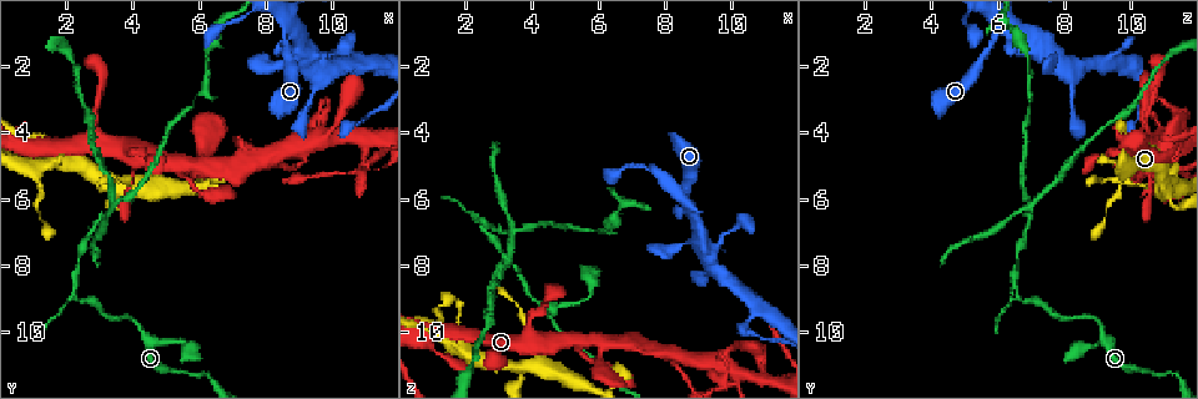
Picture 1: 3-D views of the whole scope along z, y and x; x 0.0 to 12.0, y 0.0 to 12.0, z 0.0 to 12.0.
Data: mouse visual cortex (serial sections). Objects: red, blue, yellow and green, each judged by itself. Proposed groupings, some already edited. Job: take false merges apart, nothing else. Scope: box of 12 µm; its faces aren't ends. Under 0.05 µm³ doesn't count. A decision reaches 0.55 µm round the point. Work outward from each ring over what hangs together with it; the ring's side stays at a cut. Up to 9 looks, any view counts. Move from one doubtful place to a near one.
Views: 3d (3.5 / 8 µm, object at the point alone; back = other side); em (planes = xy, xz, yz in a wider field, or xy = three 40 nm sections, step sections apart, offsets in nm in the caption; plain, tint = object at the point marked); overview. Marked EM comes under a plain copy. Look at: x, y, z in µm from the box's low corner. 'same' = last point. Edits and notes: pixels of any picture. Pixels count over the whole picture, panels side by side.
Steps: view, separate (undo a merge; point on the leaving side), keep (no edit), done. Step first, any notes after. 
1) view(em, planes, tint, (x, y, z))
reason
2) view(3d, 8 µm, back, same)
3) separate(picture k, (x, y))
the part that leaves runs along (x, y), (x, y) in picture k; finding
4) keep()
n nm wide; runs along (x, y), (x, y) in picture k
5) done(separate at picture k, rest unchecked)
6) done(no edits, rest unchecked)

view(3d, 3.5 µm, (8.6, 0.9, 6.2))

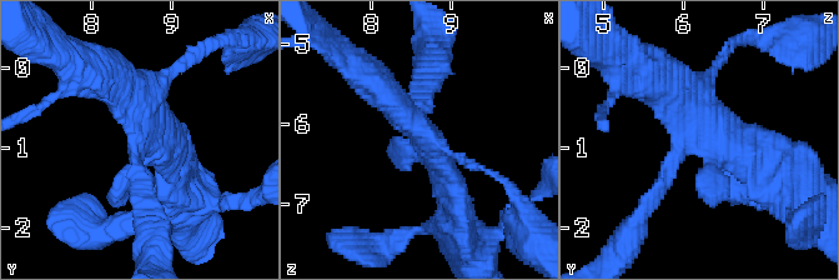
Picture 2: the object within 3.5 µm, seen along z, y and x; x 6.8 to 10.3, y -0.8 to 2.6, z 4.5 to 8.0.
view(em, xy, step 3, tint, (8.65, 0.90, 6.10))

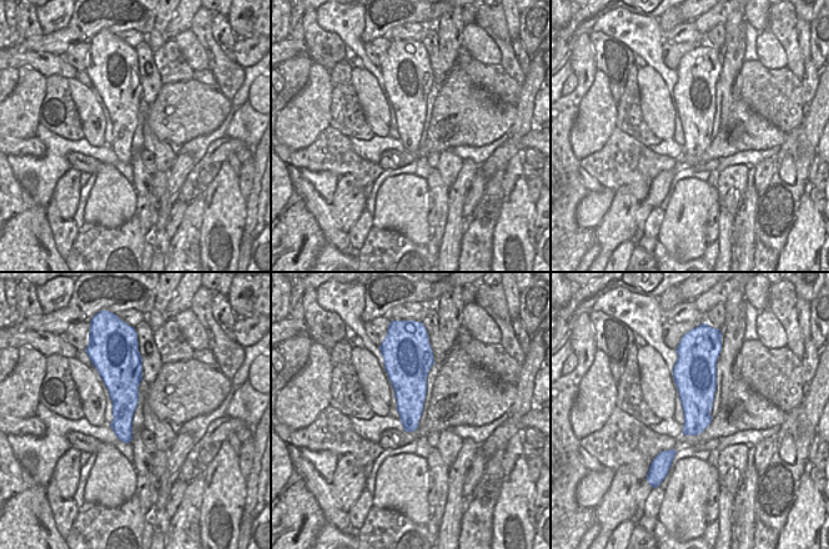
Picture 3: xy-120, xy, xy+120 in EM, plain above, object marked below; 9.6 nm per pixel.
keep()
320 nm wide; runs along (646, 208), (694, 135), (754, 158) in picture 2; all the same cell

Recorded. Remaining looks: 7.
view(3d, 3.5 µm, (9.6, 2.1, 8.2))
calibre changes

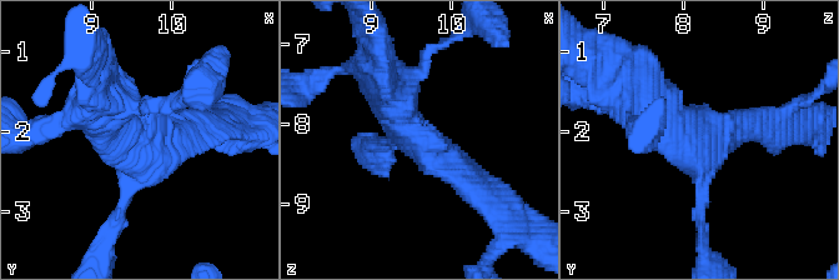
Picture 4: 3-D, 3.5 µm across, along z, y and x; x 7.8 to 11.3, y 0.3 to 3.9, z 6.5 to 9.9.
view(em, planes, tint, (9.55, 2.10, 8.20))
3 arms; arms of 150, 300, 600 nm

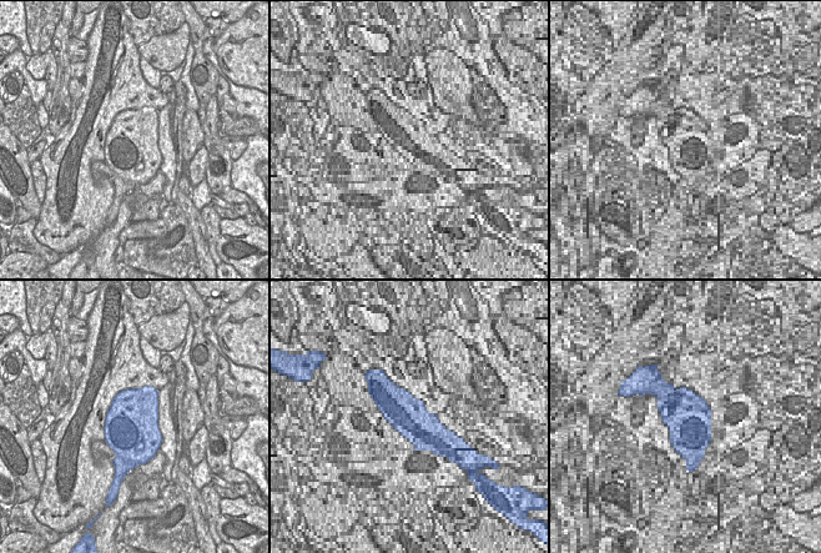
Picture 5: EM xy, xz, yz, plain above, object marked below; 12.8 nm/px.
view(em, xy, step 3, tint, same)

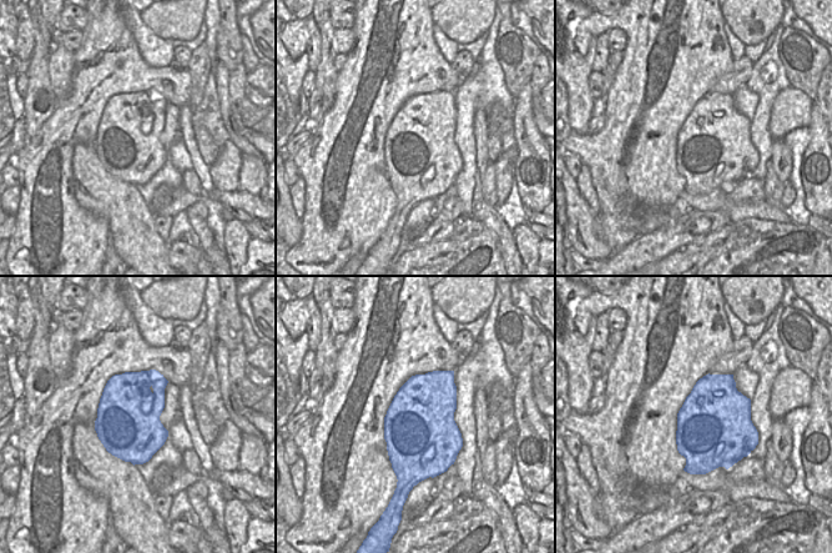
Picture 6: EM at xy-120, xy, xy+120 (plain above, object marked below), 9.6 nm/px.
keep()
runs along (382, 80), (413, 138), (482, 195) in picture 4; continuous, no second cell

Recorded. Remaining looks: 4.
view(em, xy, step 3, tint, (5.8, 10.4, 8.5))
sharp bend

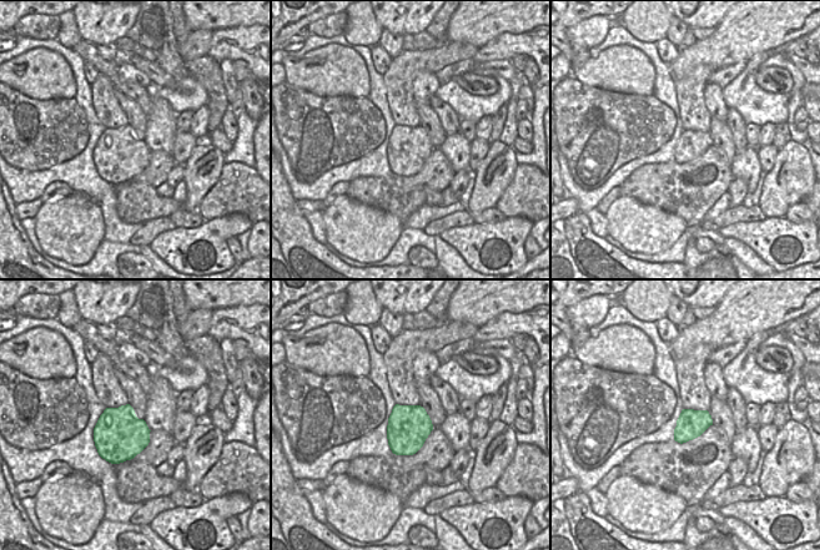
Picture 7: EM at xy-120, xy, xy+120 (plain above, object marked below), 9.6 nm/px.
view(3d, 3.5 µm, same)

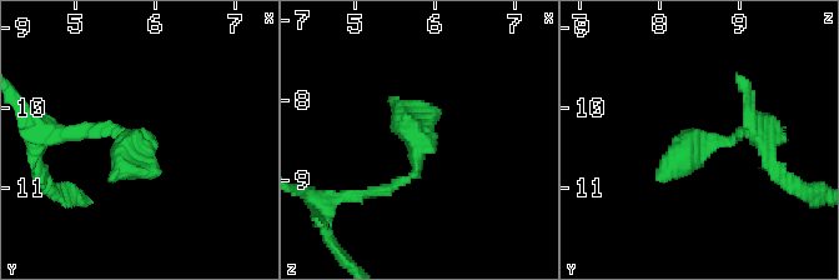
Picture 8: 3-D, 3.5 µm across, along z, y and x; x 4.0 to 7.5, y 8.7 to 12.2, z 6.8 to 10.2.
keep()
runs along (749, 131), (702, 143), (661, 181) in picture 8; one cell here

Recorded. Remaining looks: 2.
view(3d, 3.5 µm, (2.3, 8.7, 6.5))
abrupt turn

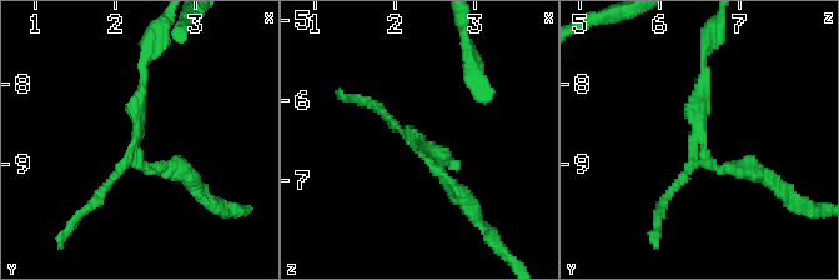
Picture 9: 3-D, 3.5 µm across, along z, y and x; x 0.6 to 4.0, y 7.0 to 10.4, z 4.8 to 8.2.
view(em, xy, step 1, tint, (2.30, 8.75, 6.55))
shape alone is not enough

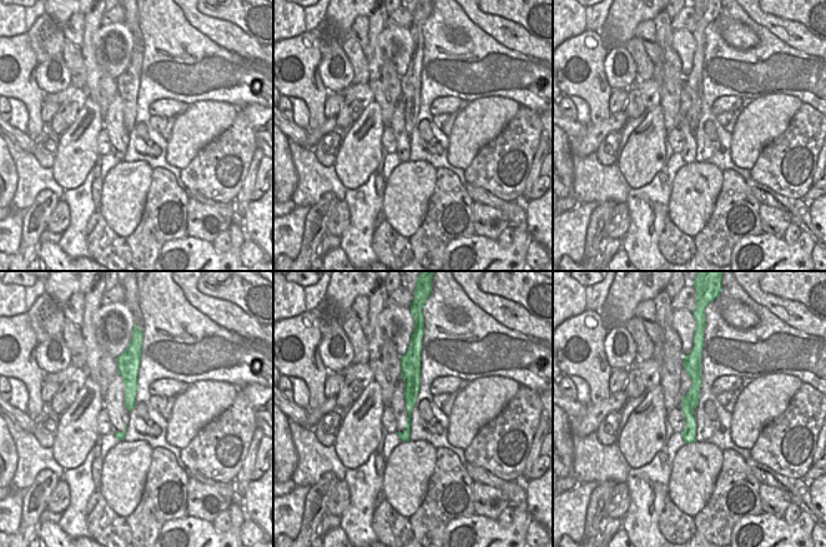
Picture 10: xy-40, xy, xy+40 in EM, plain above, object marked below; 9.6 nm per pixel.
separate(picture 9, (142, 66))
border along (691, 412), (685, 417) in picture 10; two cells meet here

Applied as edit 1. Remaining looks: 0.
done(separate at picture 9, rest unchecked)

